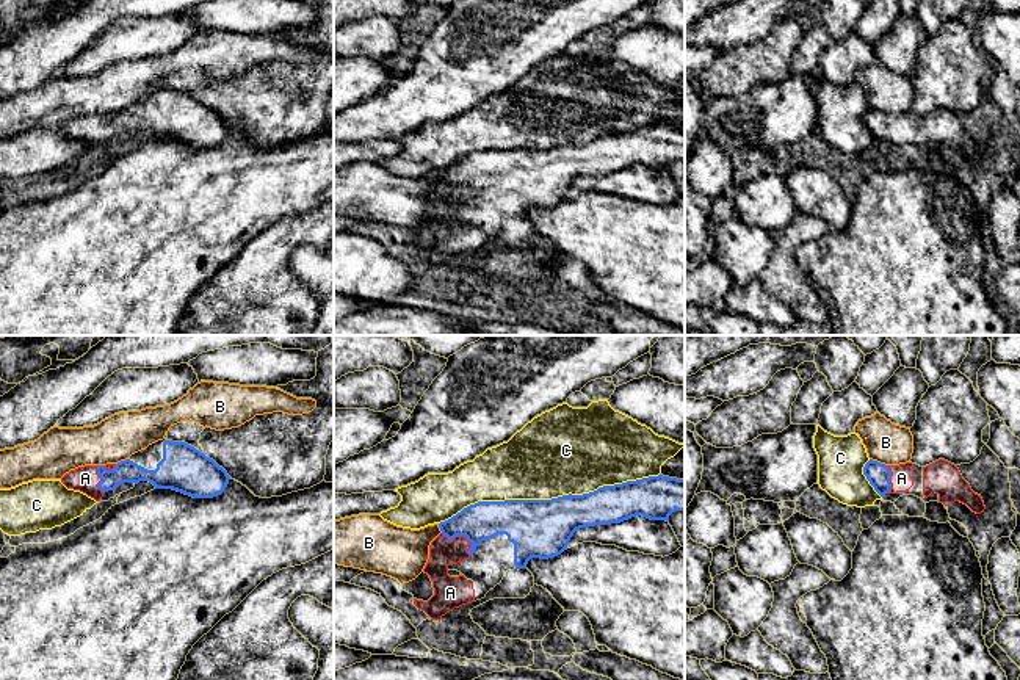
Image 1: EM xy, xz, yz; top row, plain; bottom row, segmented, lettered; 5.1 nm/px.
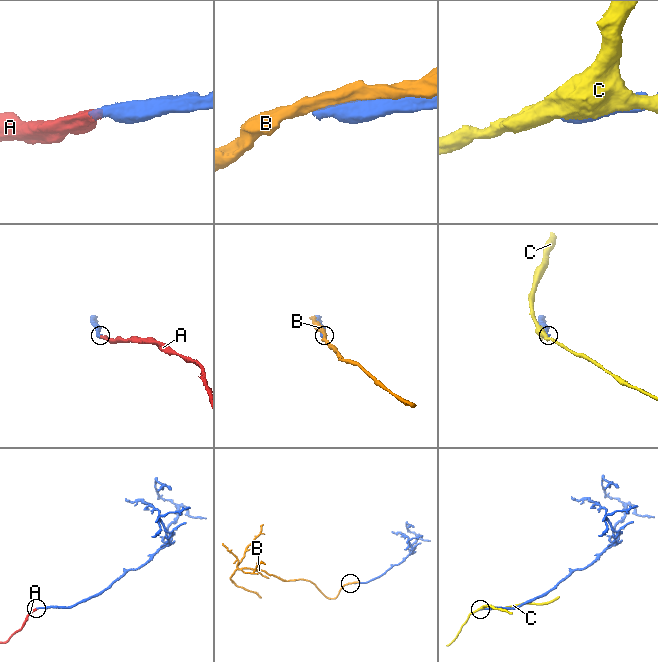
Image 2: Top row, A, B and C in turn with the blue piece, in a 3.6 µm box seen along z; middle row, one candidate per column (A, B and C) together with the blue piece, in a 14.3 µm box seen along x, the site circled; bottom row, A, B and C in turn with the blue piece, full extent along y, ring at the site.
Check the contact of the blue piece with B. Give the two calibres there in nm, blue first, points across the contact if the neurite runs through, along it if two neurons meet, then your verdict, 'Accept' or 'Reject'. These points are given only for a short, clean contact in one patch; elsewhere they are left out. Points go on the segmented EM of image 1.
Thickness 120 nm (blue) against 220 nm. Reject

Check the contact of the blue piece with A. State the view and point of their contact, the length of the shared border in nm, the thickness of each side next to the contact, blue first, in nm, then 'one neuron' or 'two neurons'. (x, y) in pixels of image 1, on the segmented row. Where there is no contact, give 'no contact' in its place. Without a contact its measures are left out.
xz (461, 535) | 200 nm | 200/140 nm | one neuron

